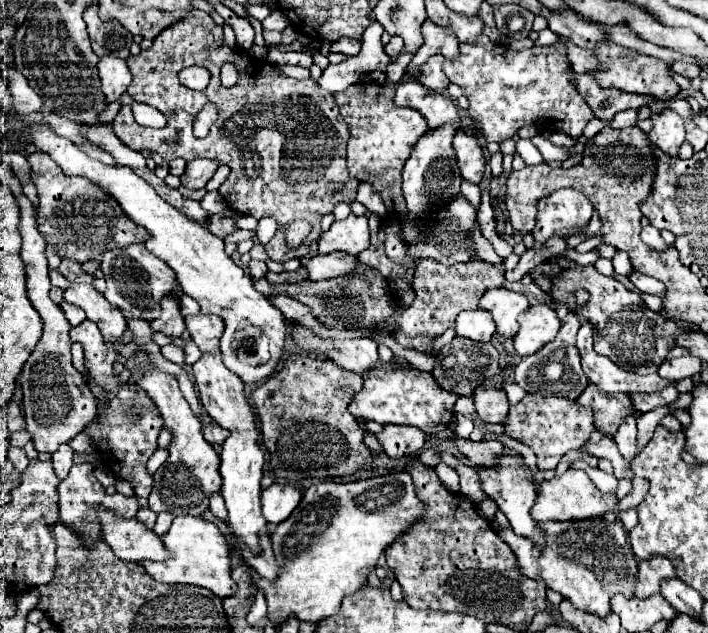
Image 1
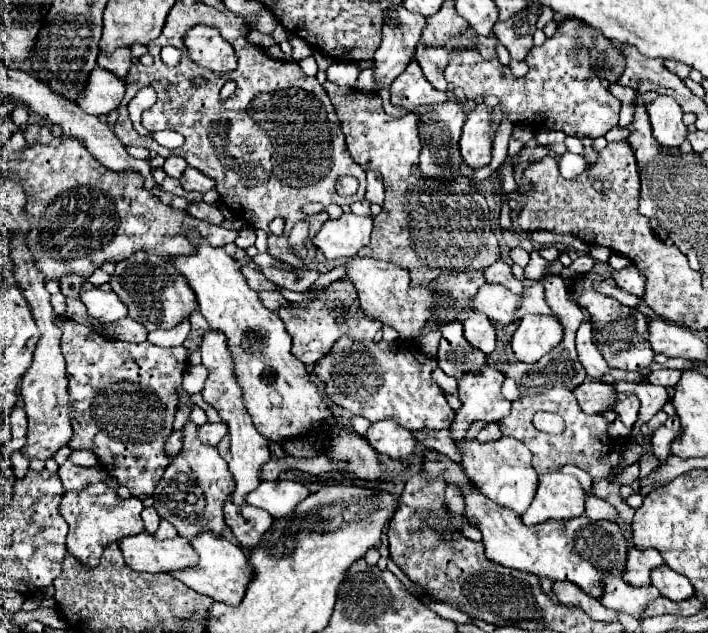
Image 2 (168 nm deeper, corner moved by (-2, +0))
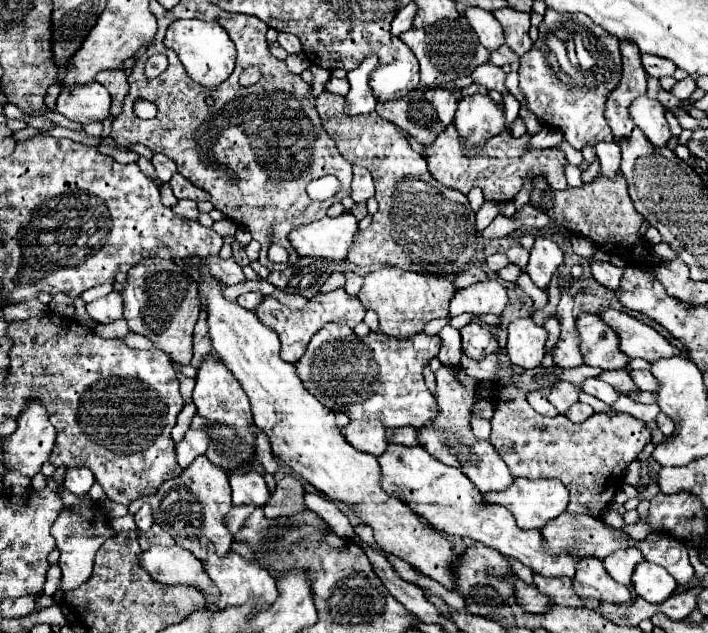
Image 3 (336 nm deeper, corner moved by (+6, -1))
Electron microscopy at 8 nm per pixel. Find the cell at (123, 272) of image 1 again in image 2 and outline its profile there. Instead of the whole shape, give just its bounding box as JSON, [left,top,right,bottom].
[113,252,197,332]

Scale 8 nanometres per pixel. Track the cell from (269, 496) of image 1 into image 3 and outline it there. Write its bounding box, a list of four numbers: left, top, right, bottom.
[229,473,271,507]

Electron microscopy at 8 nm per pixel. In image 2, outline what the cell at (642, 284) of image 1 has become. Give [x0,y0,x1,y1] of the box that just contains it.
[611,264,645,298]

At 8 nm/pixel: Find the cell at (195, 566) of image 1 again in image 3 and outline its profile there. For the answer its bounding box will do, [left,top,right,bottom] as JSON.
[203,547,277,607]

